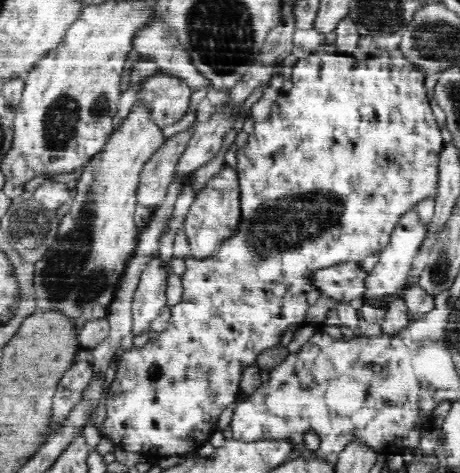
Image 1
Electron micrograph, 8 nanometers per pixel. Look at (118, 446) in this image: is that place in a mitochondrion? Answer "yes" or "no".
no

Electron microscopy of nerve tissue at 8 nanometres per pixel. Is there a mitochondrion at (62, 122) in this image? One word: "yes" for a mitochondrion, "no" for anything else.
yes

